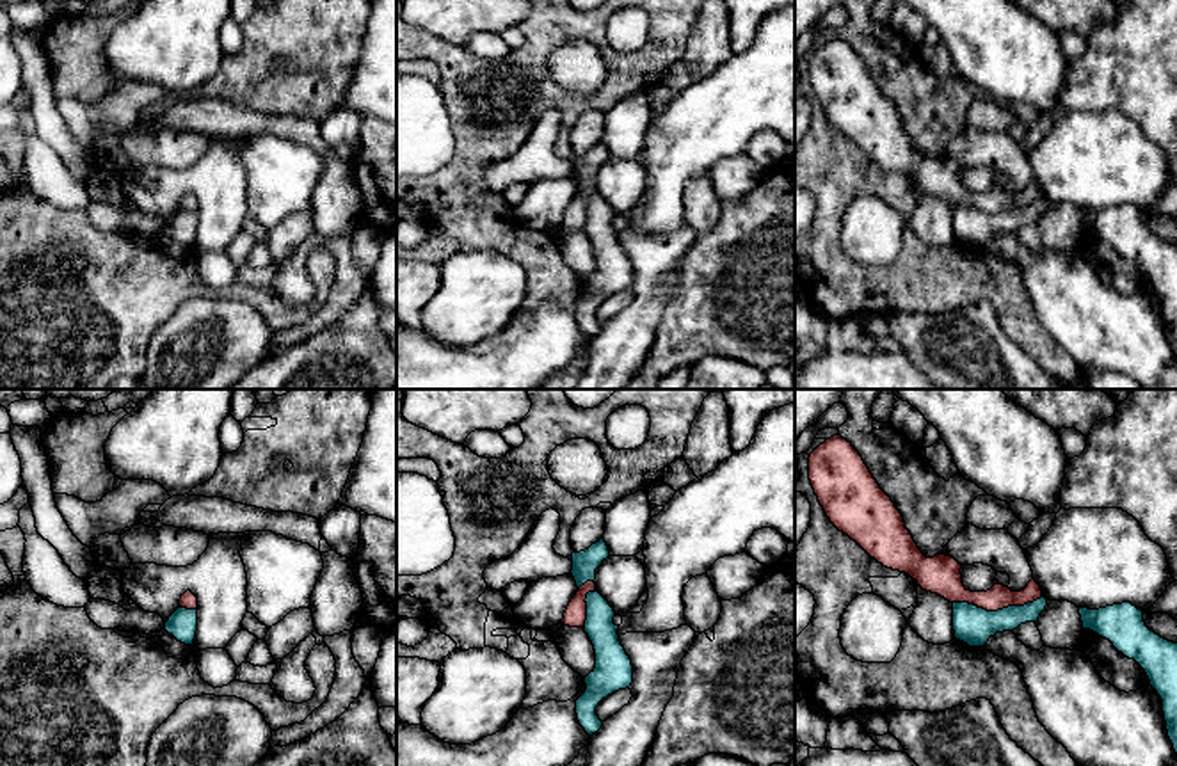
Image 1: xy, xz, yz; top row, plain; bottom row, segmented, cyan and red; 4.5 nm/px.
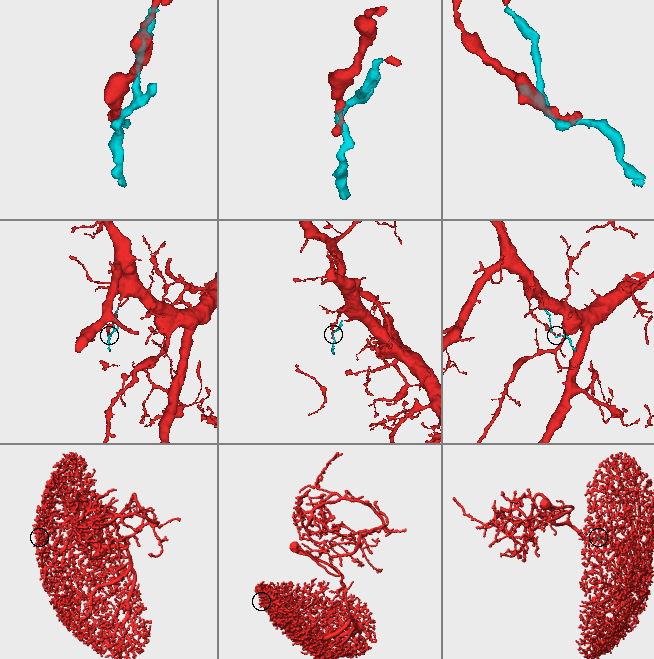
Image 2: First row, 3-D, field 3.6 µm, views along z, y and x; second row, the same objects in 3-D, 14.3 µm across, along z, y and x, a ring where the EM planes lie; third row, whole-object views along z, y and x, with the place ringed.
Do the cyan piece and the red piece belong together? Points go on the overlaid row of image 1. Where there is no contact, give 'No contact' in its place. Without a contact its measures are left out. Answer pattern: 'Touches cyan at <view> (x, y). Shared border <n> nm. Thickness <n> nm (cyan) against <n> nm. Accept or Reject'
Touches cyan at yz (998, 610). Shared border 400 nm. Thickness 170 nm (cyan) against 120 nm. Accept

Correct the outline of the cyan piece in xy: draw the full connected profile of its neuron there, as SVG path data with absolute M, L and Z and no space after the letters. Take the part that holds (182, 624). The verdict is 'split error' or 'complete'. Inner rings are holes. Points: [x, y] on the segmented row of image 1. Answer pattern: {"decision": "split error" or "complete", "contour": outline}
{"decision": "split error", "contour": "M187 590L180 599L180 608L165 622L165 631L178 642L190 645L194 643L197 631L197 597Z"}

